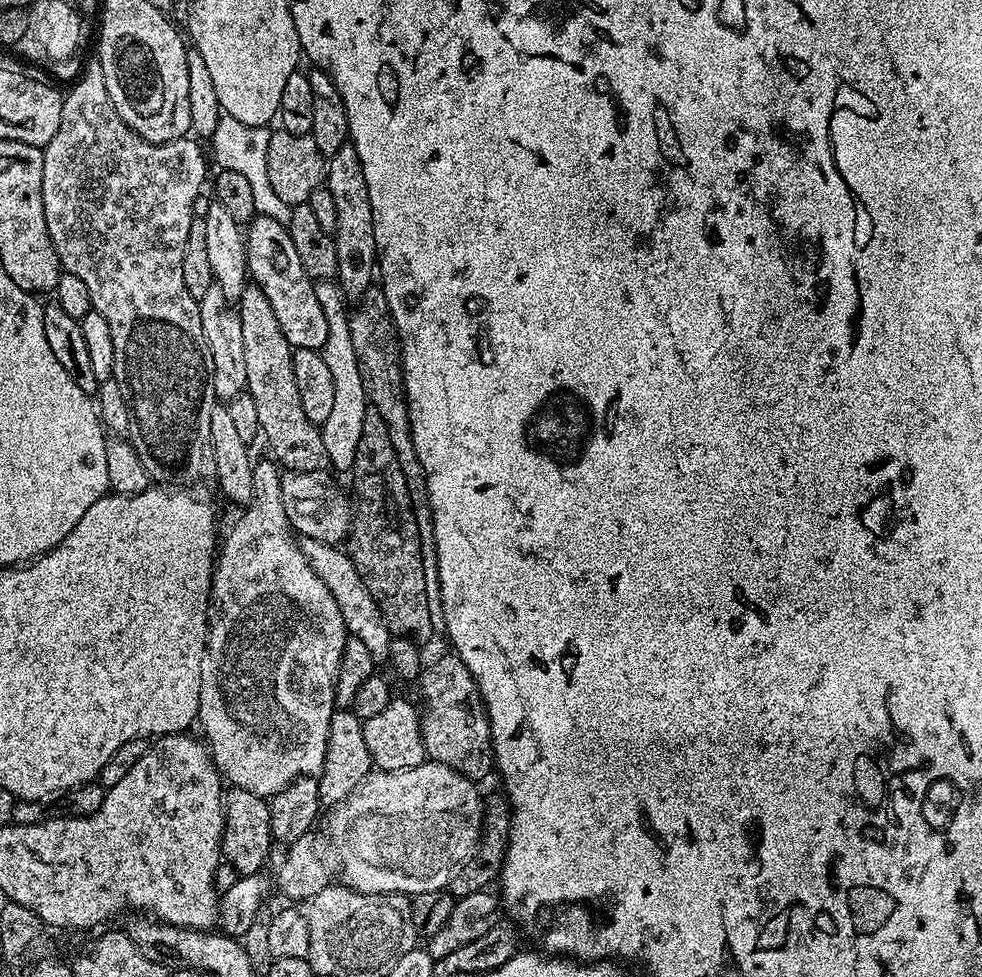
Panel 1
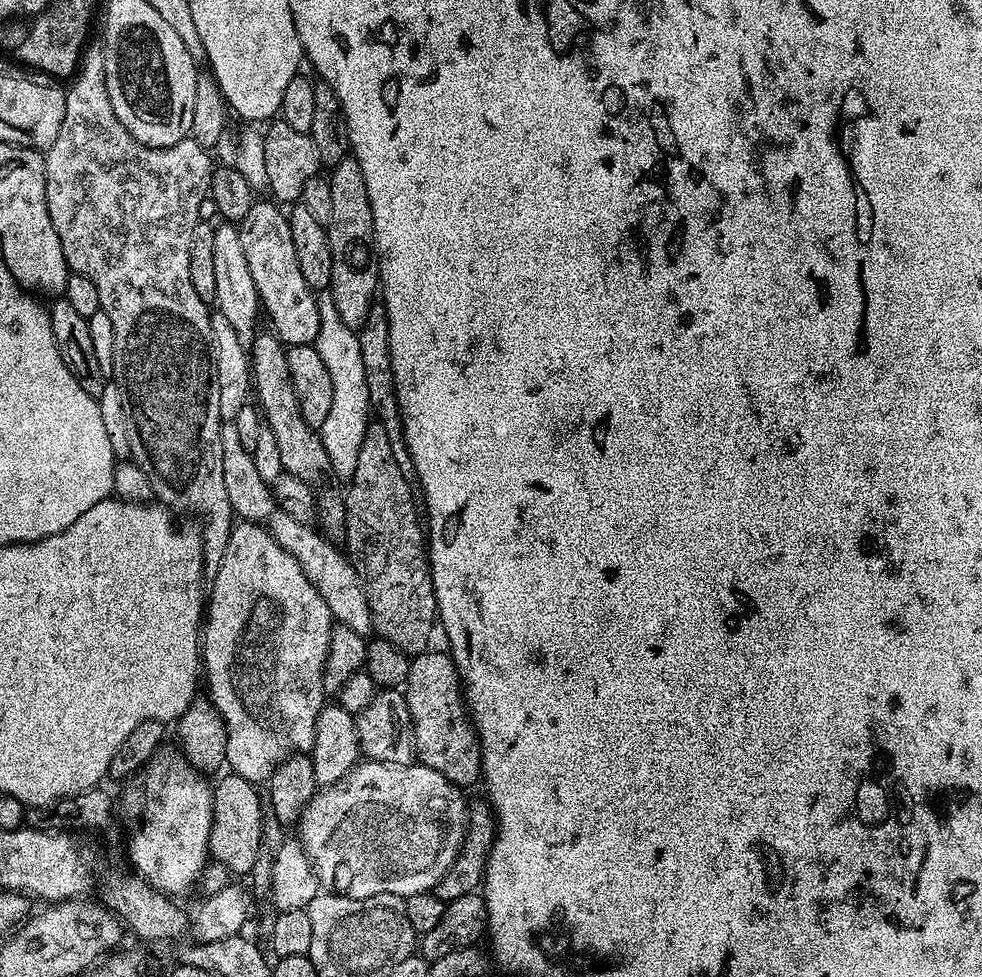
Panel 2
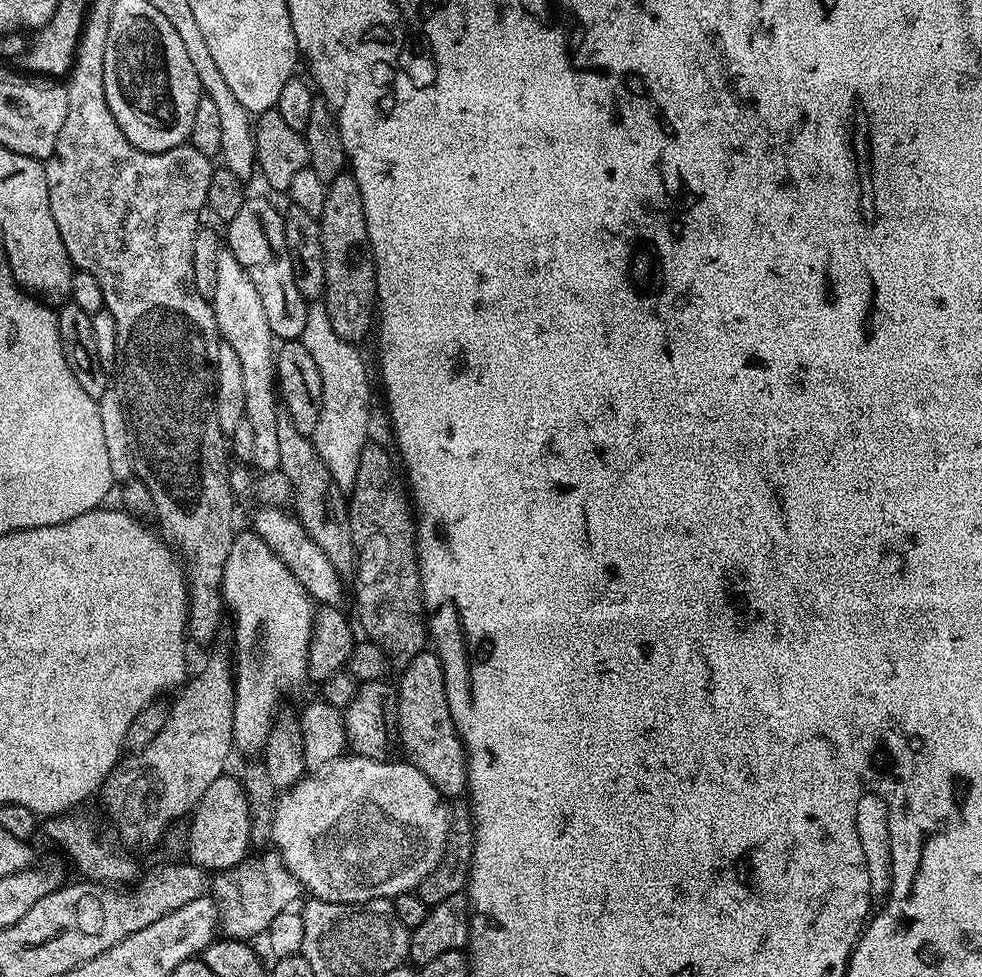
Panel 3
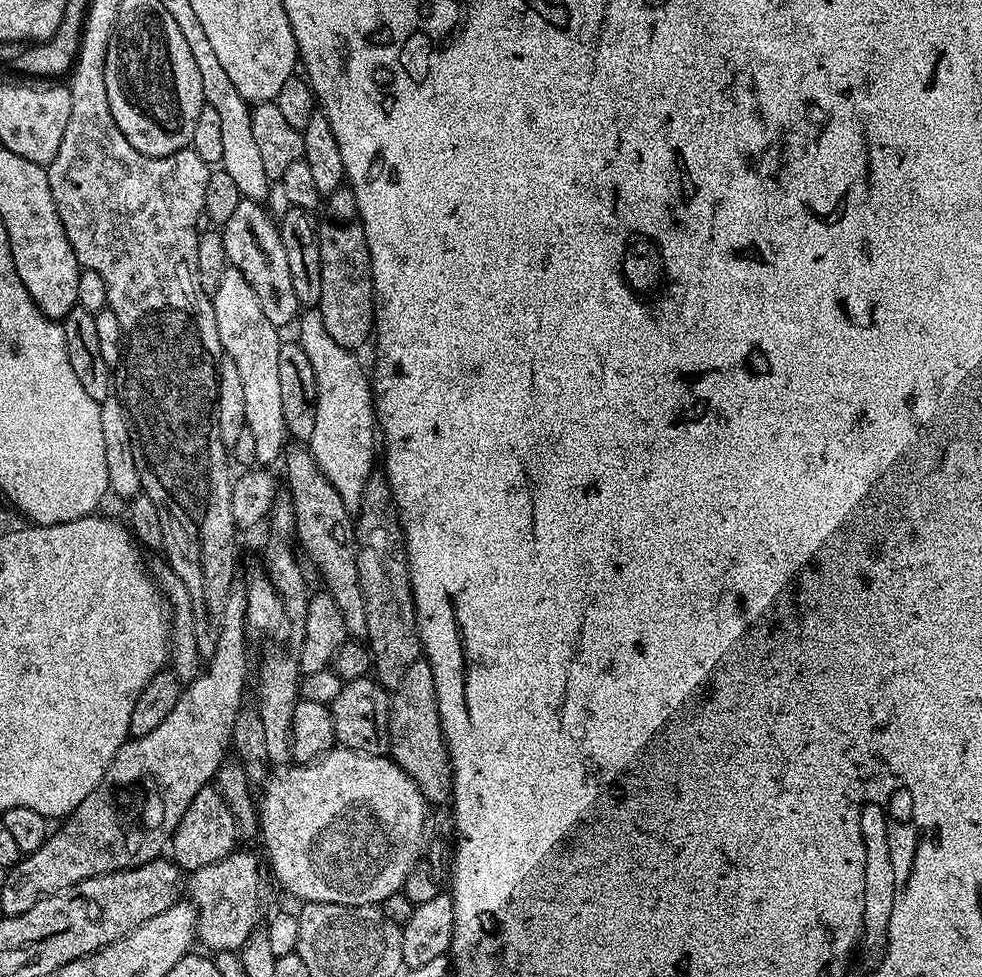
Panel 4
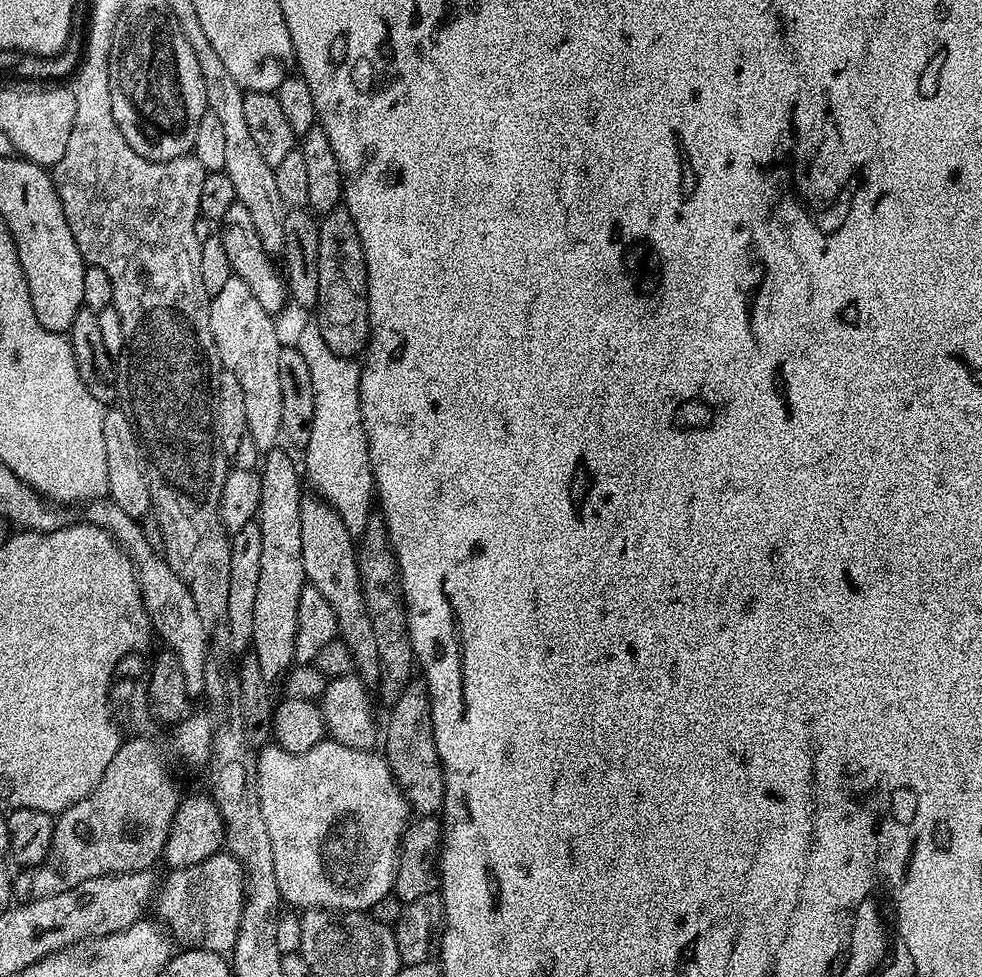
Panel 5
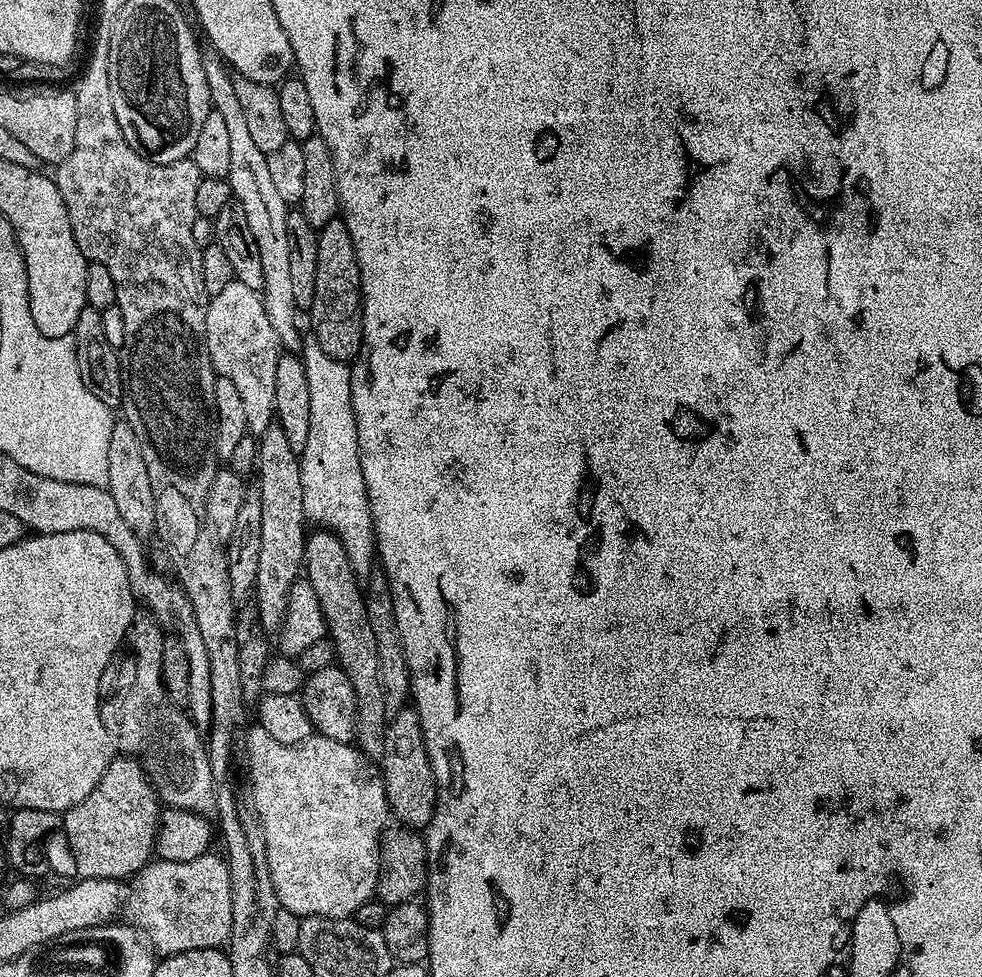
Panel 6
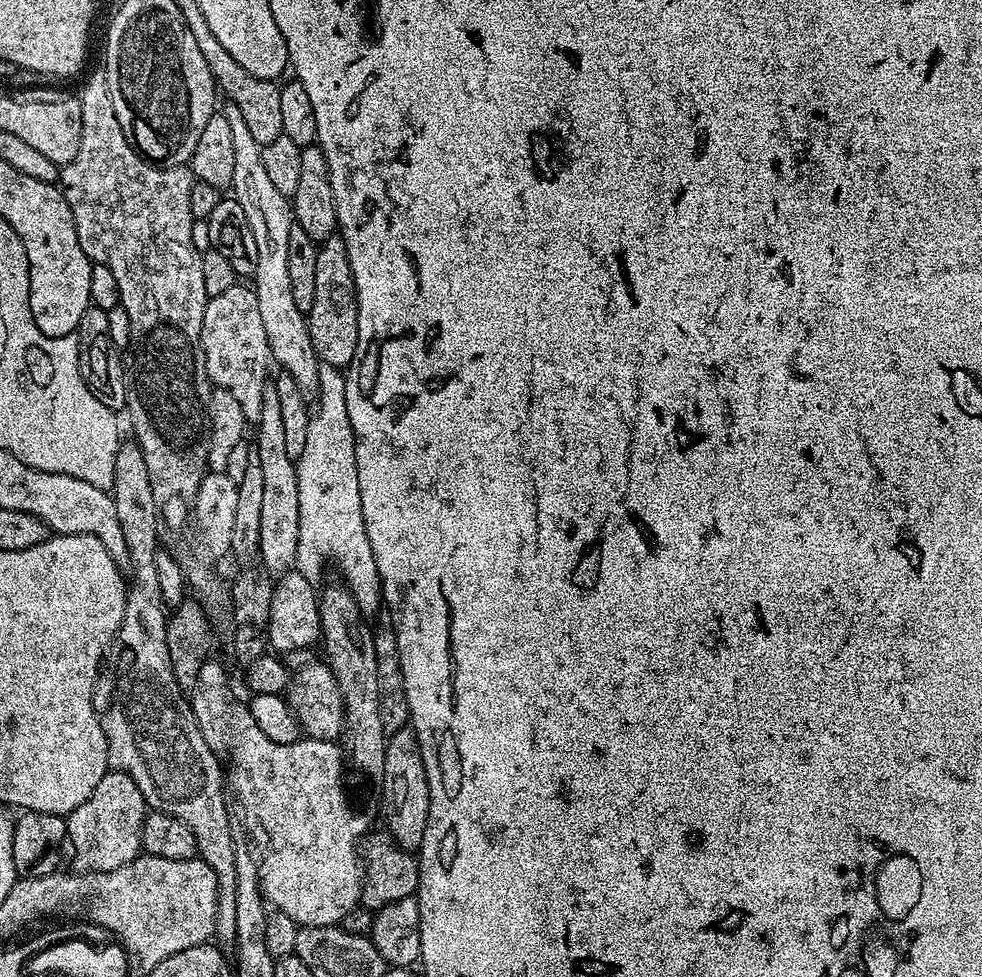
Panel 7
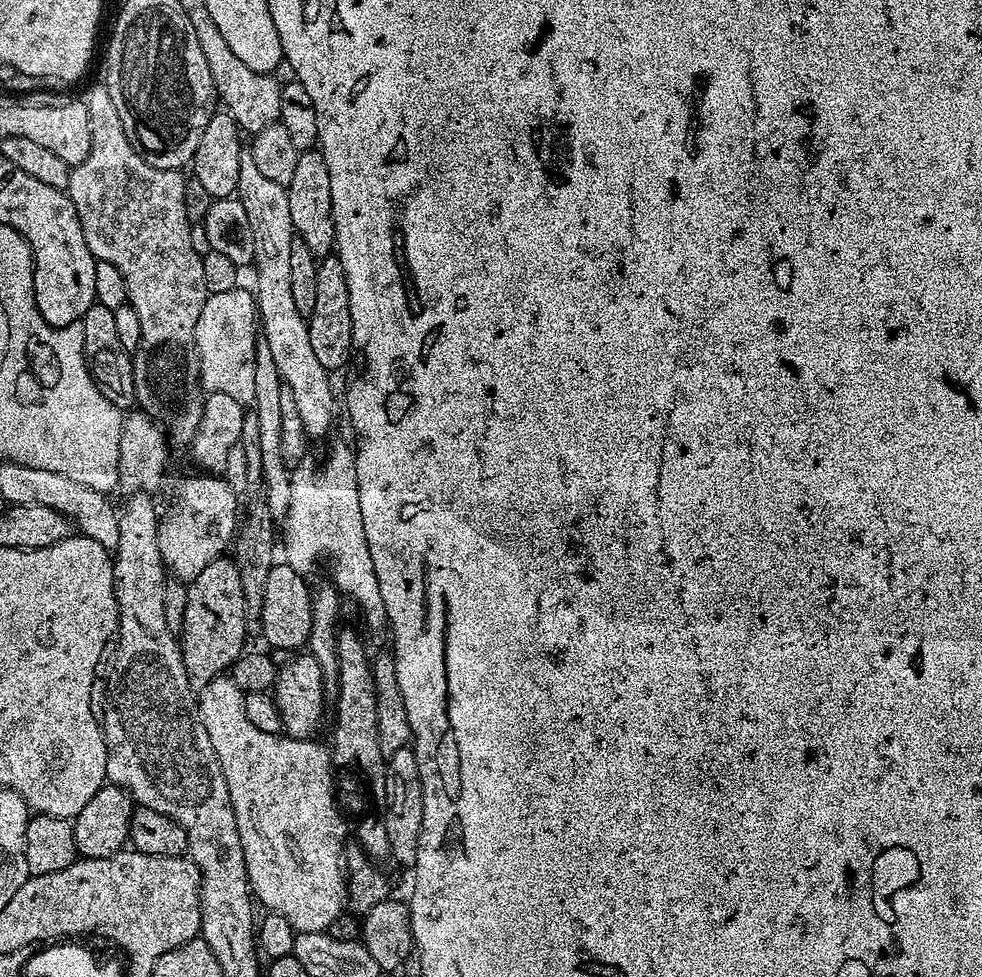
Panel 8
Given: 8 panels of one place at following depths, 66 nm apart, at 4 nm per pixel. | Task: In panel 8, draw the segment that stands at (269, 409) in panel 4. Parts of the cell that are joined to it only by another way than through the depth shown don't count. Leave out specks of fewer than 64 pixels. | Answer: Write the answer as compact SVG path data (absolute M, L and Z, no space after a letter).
M243 286L226 290L222 294L211 294L198 314L198 326L194 330L196 353L200 359L200 387L205 393L225 392L245 406L251 405L254 398L254 354L258 339L258 313L256 297Z

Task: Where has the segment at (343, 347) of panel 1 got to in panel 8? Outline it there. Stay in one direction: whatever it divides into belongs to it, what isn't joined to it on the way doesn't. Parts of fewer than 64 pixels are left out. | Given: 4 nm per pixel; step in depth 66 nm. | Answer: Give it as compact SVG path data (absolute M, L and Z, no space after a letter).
M336 440L329 446L321 464L312 459L305 458L297 468L291 469L290 510L282 521L283 563L299 572L311 574L316 563L323 556L328 556L332 563L331 583L360 607L367 643L373 649L383 649L389 643L390 629L382 590L378 587L378 574L374 574L374 562L370 558L370 546L366 546L366 530L362 530L356 453L349 445L347 448L342 441Z

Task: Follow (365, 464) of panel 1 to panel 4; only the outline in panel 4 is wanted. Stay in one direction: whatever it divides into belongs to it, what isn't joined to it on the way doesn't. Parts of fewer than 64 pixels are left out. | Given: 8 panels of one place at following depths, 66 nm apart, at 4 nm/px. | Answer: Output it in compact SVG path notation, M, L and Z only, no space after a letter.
M369 476L362 490L356 521L356 561L362 598L366 598L366 644L374 661L374 676L382 687L394 690L406 678L406 670L421 659L420 631L416 625L416 607L412 579L408 568L408 551L404 548L404 528L400 524L388 477Z

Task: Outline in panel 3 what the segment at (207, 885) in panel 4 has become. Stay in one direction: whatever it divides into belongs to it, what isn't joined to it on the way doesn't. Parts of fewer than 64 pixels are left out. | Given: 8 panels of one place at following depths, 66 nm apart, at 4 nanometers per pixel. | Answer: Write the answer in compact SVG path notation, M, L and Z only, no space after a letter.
M268 850L257 856L260 856L257 860L243 860L238 866L211 877L210 892L220 909L222 932L227 939L251 941L252 936L263 937L270 922L274 922L278 914L289 911L295 905L292 903L302 896L298 878L284 865L279 852Z

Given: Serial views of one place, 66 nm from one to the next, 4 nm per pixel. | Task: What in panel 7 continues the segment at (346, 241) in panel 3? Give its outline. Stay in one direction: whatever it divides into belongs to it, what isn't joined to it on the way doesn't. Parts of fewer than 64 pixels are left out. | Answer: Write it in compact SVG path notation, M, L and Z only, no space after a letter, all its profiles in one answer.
M339 234L319 241L316 253L318 266L314 266L314 306L306 313L310 342L314 342L316 357L321 364L344 370L352 363L354 350L358 350L358 298L346 242Z

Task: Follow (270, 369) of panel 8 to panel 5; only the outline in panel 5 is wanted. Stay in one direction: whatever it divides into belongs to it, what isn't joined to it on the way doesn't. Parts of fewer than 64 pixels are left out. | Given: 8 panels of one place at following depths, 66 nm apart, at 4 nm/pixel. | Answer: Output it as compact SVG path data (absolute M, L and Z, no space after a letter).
M277 446L263 453L259 465L262 482L262 498L258 523L262 530L262 574L258 574L258 598L254 598L254 630L252 631L251 651L258 658L258 666L262 666L262 674L270 682L283 681L289 668L294 664L294 638L298 634L298 598L302 598L302 590L306 583L302 566L302 498L305 489L300 489L302 472L292 461L288 452Z

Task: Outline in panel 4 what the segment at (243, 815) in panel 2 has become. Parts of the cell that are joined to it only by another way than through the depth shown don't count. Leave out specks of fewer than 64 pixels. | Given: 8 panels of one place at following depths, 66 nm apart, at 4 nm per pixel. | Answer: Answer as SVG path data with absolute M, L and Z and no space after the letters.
M209 786L198 790L198 794L194 794L194 802L186 806L186 814L182 814L182 822L178 822L176 833L172 835L170 856L181 870L191 874L237 851L236 840L238 829L234 814L230 812L226 798L222 798L217 788Z

